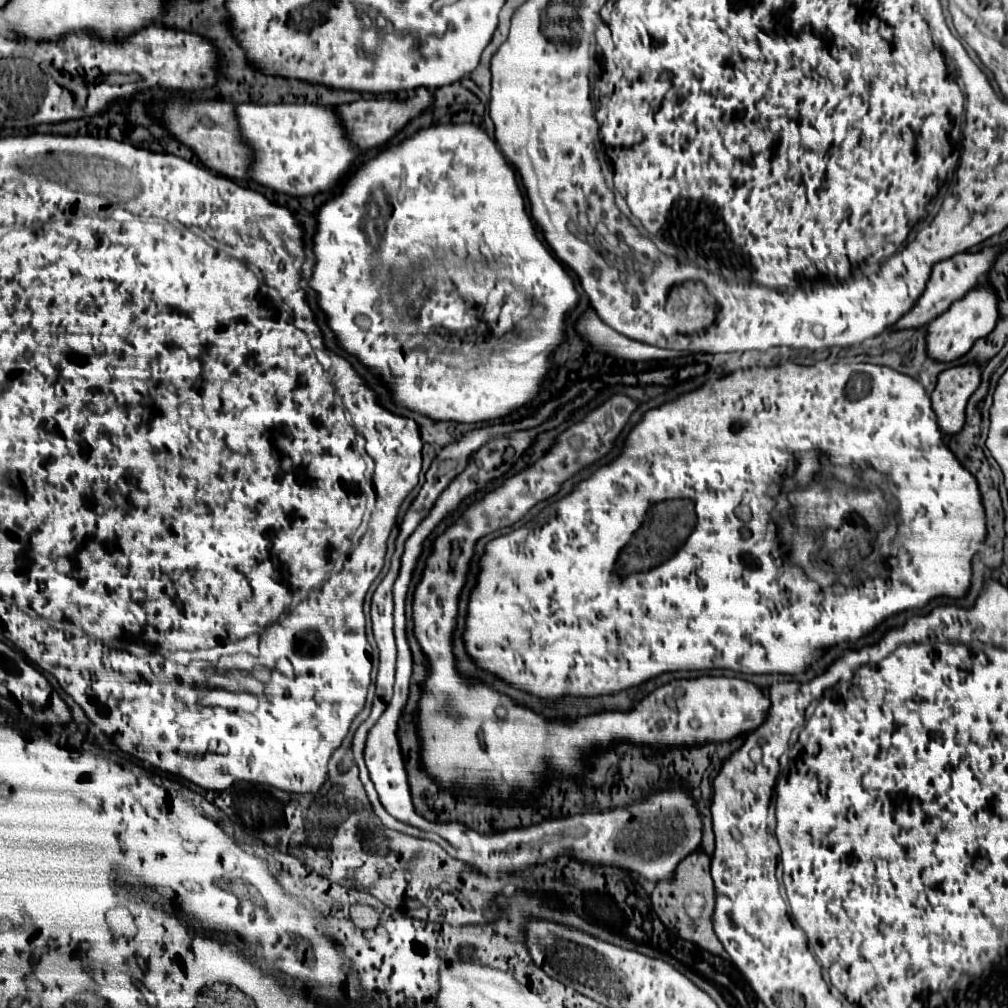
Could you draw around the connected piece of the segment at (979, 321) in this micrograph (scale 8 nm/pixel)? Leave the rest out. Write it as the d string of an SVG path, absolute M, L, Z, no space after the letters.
M990 284L972 288L960 302L954 302L942 316L926 326L926 354L934 362L954 362L970 352L976 340L988 336L998 322L996 294Z

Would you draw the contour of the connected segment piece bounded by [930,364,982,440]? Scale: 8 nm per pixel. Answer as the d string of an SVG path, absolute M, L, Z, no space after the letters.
M976 364L948 368L938 376L938 384L930 394L932 410L938 418L938 428L944 438L956 436L966 422L966 402L980 384L980 372Z

